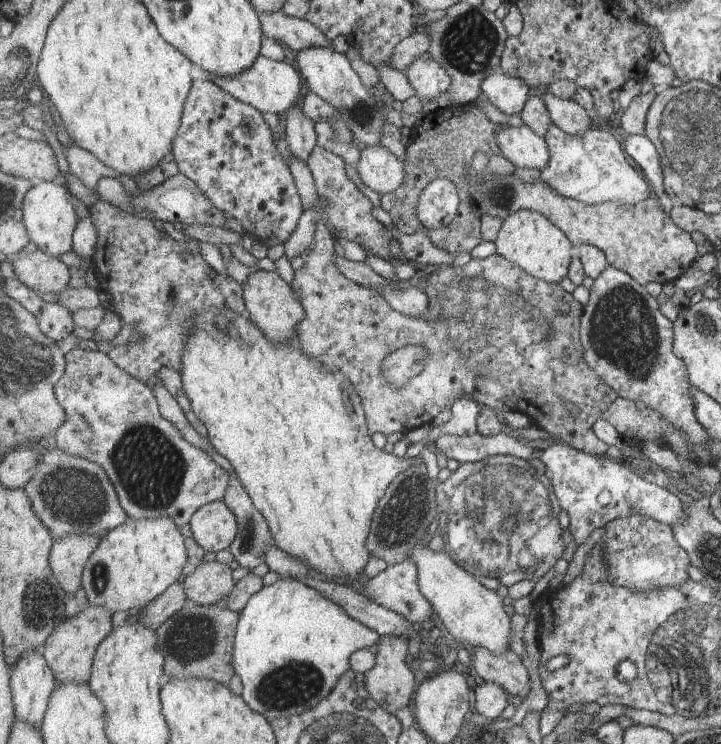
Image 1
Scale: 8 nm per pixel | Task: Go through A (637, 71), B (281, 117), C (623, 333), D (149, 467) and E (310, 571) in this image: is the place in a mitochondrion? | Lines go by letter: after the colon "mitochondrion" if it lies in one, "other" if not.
A: other
B: other
C: mitochondrion
D: mitochondrion
E: other

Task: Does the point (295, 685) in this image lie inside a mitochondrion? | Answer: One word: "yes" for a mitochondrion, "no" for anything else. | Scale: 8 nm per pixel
yes

